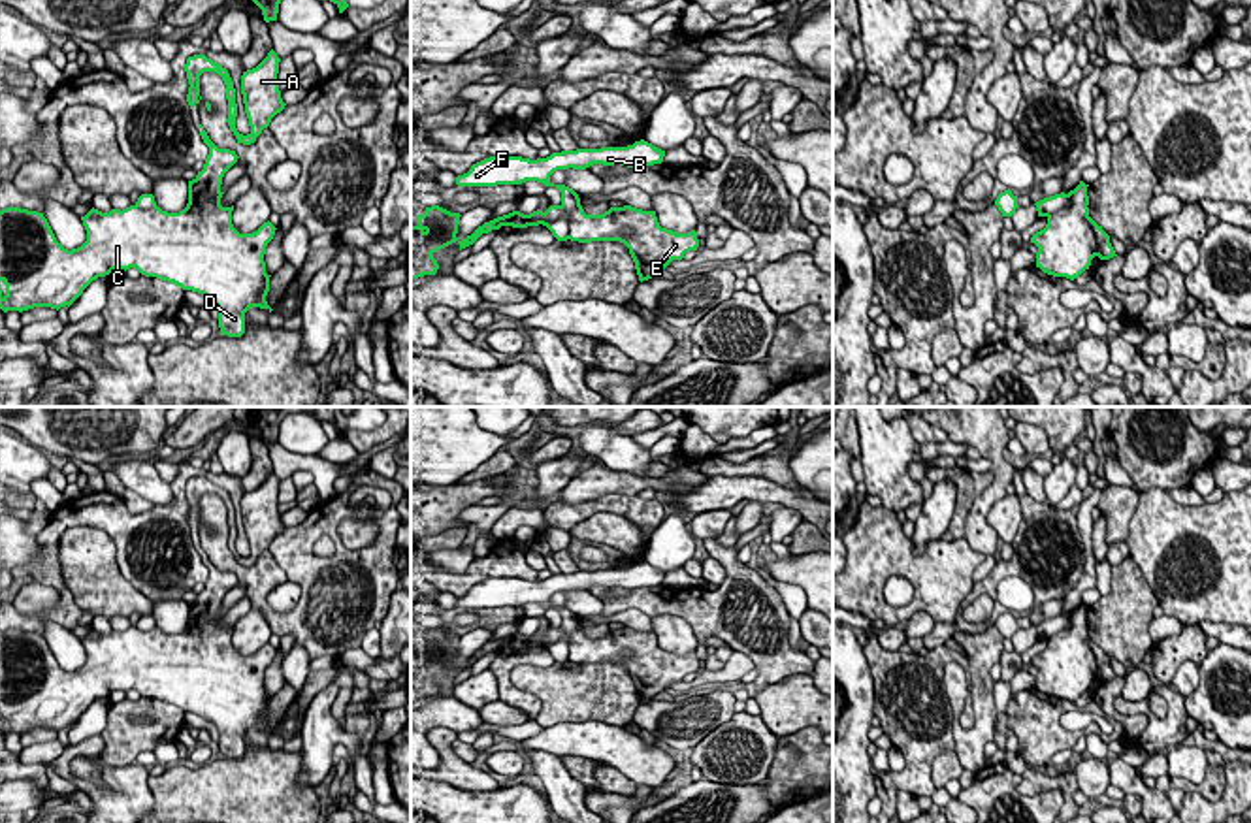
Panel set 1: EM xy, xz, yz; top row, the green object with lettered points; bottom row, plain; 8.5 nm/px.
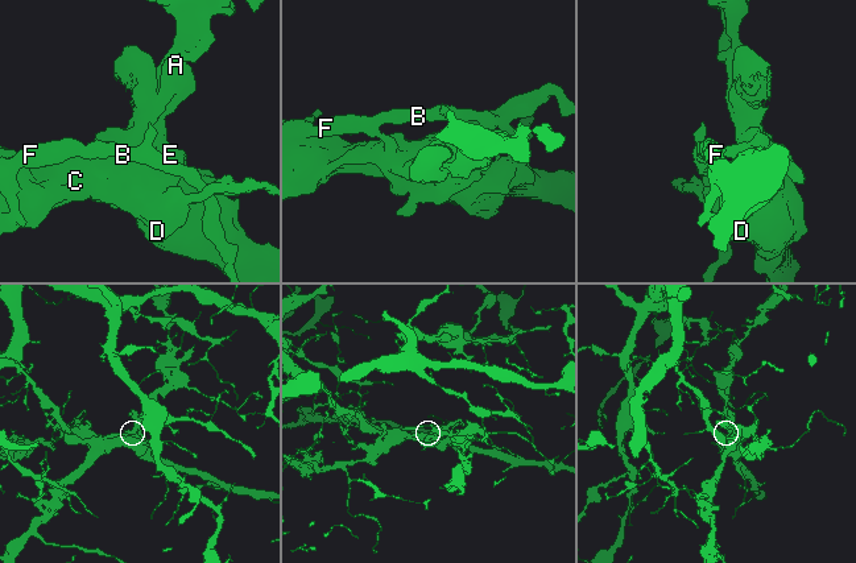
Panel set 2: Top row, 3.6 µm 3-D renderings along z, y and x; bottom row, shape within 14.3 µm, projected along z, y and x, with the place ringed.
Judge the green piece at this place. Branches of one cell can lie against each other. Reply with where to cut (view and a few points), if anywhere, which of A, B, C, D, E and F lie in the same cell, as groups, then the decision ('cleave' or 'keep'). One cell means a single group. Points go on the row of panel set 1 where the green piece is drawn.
yz (1069, 194), (1069, 200), (1048, 217) | A C D E / B F | cleave

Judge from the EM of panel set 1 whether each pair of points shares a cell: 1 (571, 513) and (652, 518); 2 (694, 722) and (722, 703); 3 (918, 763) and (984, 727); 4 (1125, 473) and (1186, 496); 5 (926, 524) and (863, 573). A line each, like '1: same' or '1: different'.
1: same
2: same
3: different
4: same
5: different

